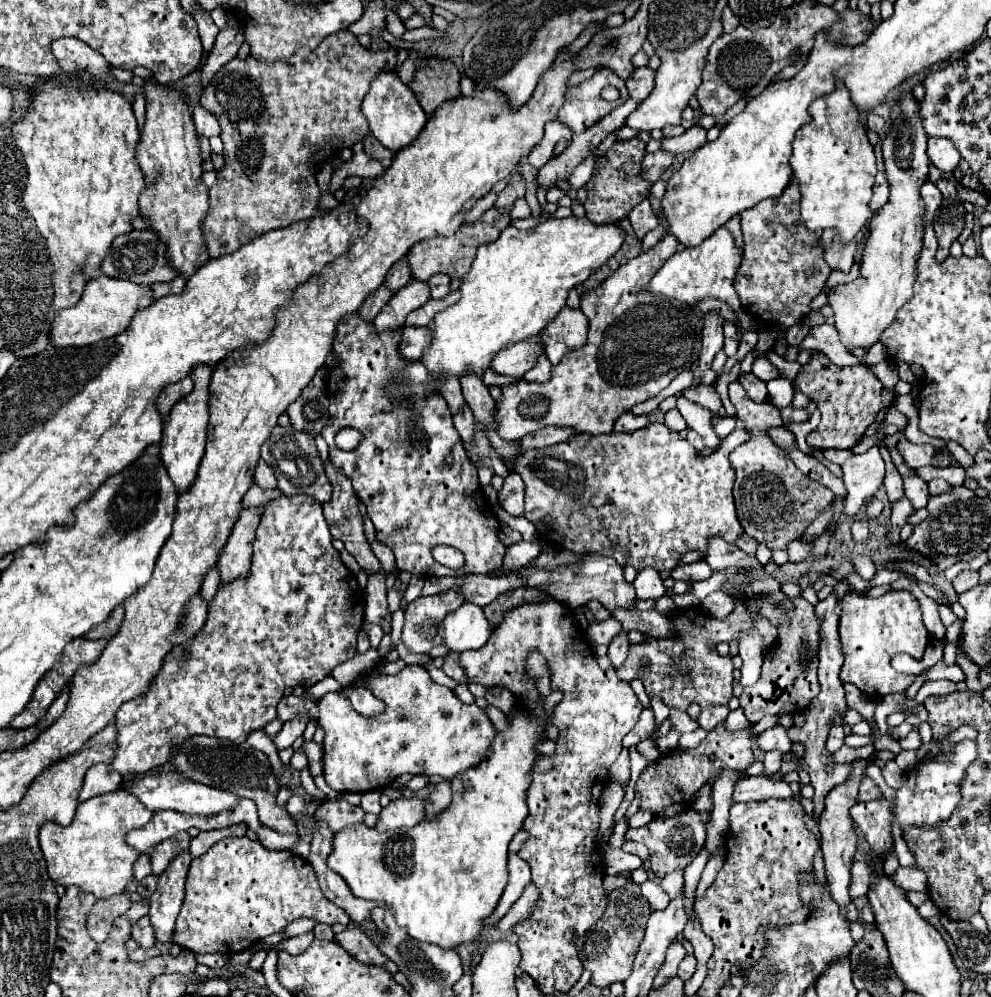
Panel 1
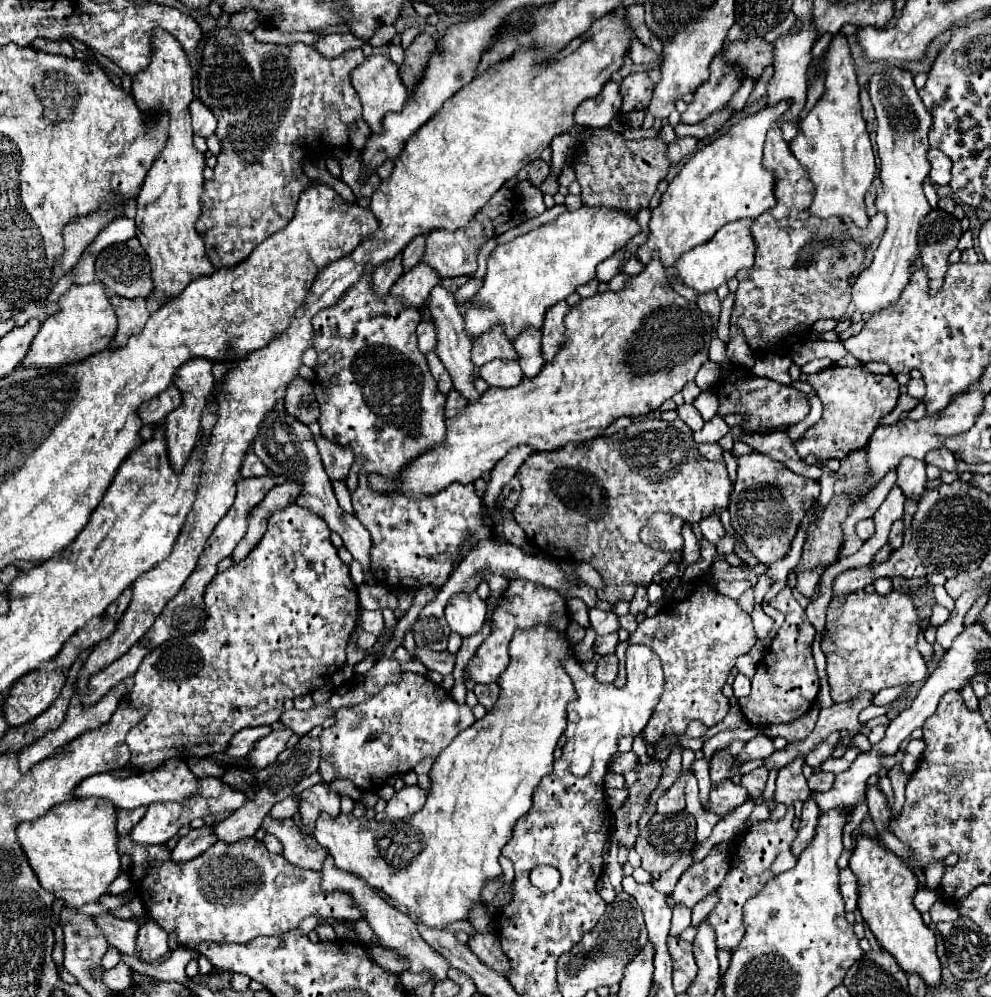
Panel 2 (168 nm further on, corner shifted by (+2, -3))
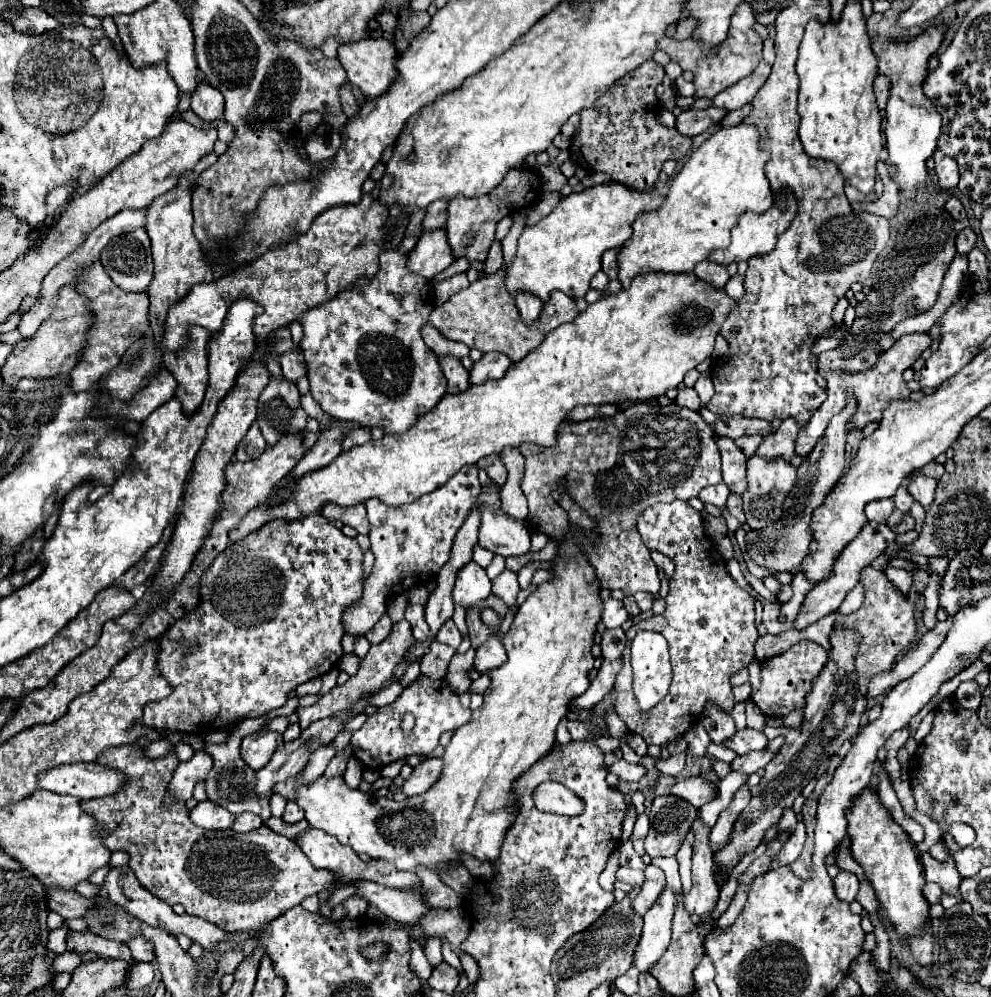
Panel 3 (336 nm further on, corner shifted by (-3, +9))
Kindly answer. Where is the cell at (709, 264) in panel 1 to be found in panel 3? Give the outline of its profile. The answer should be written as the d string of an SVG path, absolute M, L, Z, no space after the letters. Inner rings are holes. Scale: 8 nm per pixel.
M788 202L786 212L772 206L762 214L756 212L742 214L740 222L732 228L730 246L712 250L708 260L728 266L732 262L750 260L752 256L768 254L776 246L776 236L788 228L794 214L796 214L794 202Z

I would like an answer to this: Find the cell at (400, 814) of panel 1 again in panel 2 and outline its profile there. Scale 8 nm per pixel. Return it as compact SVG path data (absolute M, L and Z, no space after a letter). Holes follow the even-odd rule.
M405 786L403 790L395 792L395 796L387 802L387 818L391 820L399 820L405 818L407 814L415 814L419 808L423 808L425 804L425 796L427 792L423 788L415 786Z

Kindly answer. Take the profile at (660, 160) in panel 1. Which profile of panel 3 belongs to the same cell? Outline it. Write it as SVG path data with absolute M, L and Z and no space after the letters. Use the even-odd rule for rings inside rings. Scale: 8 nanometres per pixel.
M712 106L706 108L704 114L700 110L684 110L680 116L676 116L676 130L686 138L694 138L704 130L708 130L712 124L720 122L724 116L726 110L712 108Z

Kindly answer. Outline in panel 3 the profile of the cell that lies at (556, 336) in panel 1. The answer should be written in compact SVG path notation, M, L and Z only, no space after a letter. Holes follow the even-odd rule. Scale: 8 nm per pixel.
M498 270L496 274L482 274L476 282L472 282L468 288L452 294L444 304L436 306L430 314L430 324L444 334L446 338L454 342L464 342L470 348L476 348L480 352L504 352L512 362L522 360L528 352L538 348L548 332L558 328L560 324L572 322L576 318L578 308L570 296L556 290L552 292L550 300L544 304L542 314L536 322L536 326L526 326L520 320L520 314L516 310L514 298L508 294L504 286L504 270Z

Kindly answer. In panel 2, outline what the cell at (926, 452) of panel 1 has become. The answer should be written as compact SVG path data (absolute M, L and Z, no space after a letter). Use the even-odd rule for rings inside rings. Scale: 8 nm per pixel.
M903 458L895 482L901 488L903 496L919 502L921 494L925 492L925 482L927 482L925 462L915 462L915 458Z

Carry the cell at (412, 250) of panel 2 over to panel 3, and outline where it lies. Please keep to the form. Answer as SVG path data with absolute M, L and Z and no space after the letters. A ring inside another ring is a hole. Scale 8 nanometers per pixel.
M432 202L422 220L422 230L442 228L446 222L446 206L448 206L448 202Z

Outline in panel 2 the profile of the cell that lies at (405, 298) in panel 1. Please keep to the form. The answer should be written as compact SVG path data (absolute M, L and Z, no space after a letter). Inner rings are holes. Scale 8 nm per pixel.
M419 262L417 266L413 266L397 278L397 282L391 286L391 294L403 296L407 304L421 306L429 292L439 284L439 280L441 276L431 266Z

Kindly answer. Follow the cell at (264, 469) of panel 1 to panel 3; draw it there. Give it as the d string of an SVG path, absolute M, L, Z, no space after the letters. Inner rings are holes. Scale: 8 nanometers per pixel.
M254 422L248 430L248 434L242 438L242 442L238 444L238 450L236 450L236 460L240 462L248 462L252 458L258 458L262 452L266 450L266 440L264 436L260 434L258 430L258 424Z

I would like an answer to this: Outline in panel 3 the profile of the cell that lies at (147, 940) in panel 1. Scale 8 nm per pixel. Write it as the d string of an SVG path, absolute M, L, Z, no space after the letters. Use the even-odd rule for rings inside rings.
M48 888L48 906L62 918L82 918L92 910L92 900L80 896L78 892L66 892L58 888Z

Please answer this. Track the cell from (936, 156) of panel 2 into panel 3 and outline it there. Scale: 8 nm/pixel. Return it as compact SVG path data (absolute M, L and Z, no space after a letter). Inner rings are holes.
M940 150L934 152L934 172L938 176L938 184L944 188L944 190L950 190L950 188L956 188L958 184L958 166L956 166L956 160L954 158L948 158L946 154L940 154Z

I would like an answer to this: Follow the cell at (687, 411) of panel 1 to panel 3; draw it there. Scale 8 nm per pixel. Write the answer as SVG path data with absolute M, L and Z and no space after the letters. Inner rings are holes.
M682 388L682 390L678 392L678 396L676 396L674 402L676 402L678 406L686 406L686 408L696 410L696 412L702 408L702 402L700 402L700 398L698 398L698 394L696 394L694 388Z

